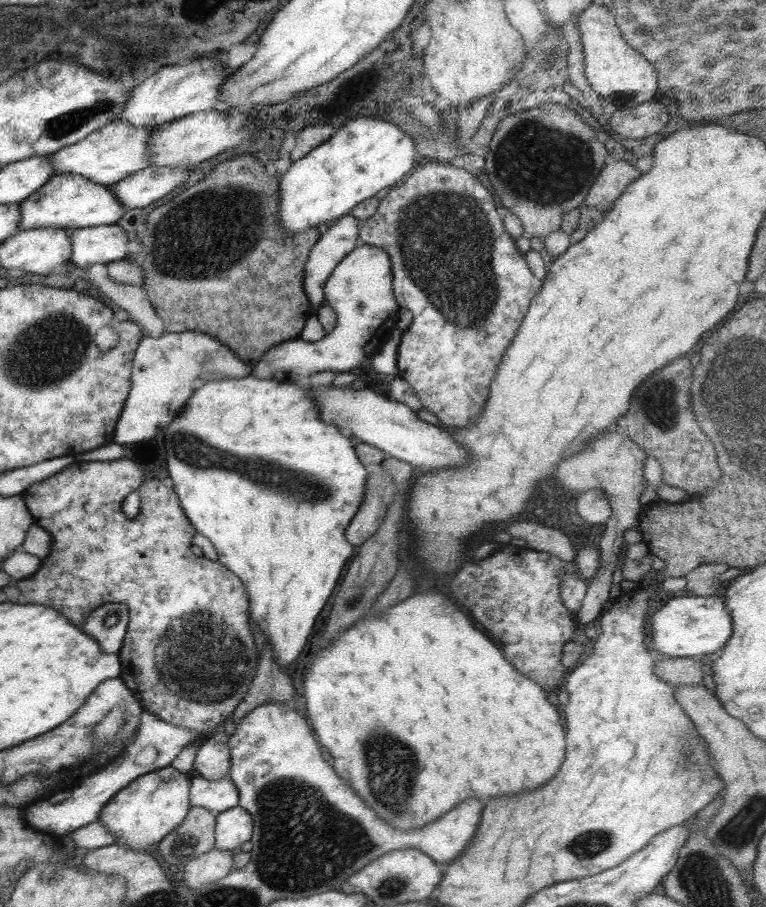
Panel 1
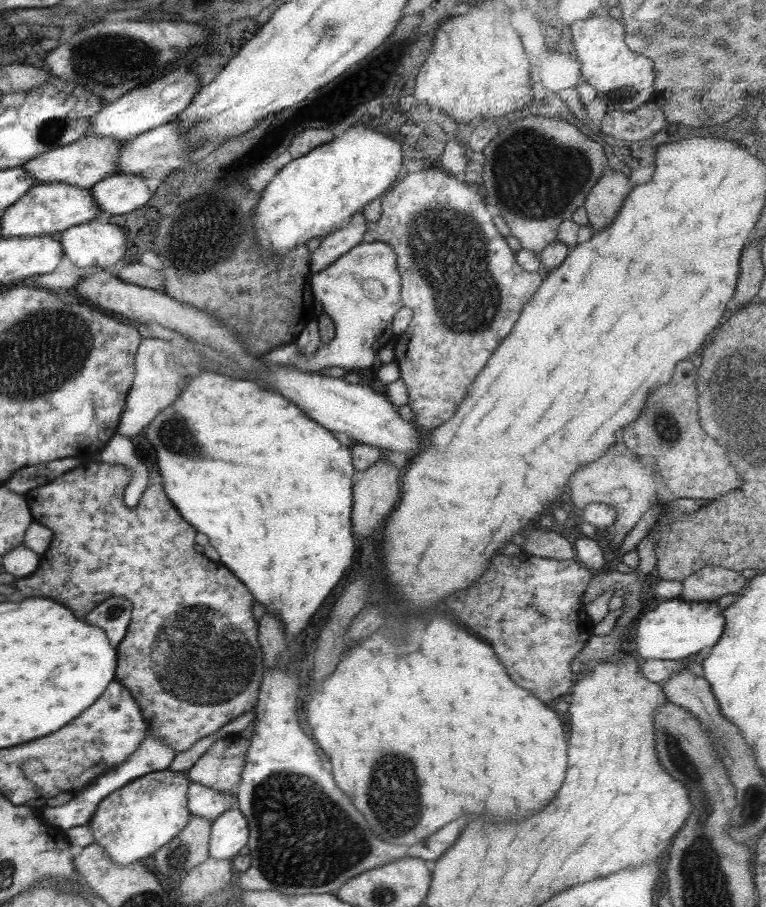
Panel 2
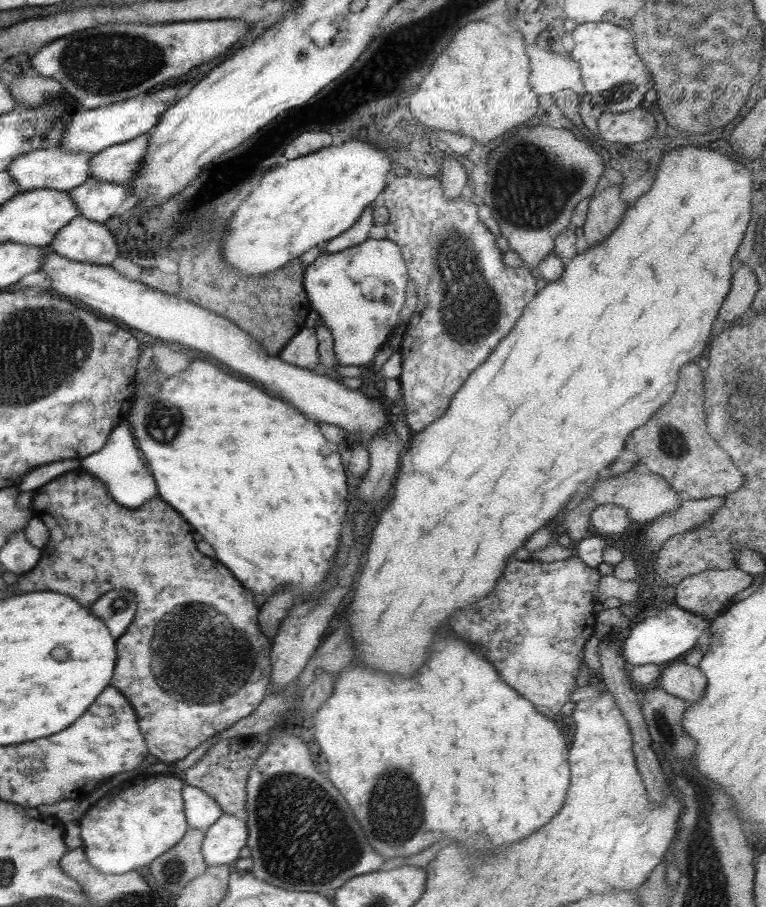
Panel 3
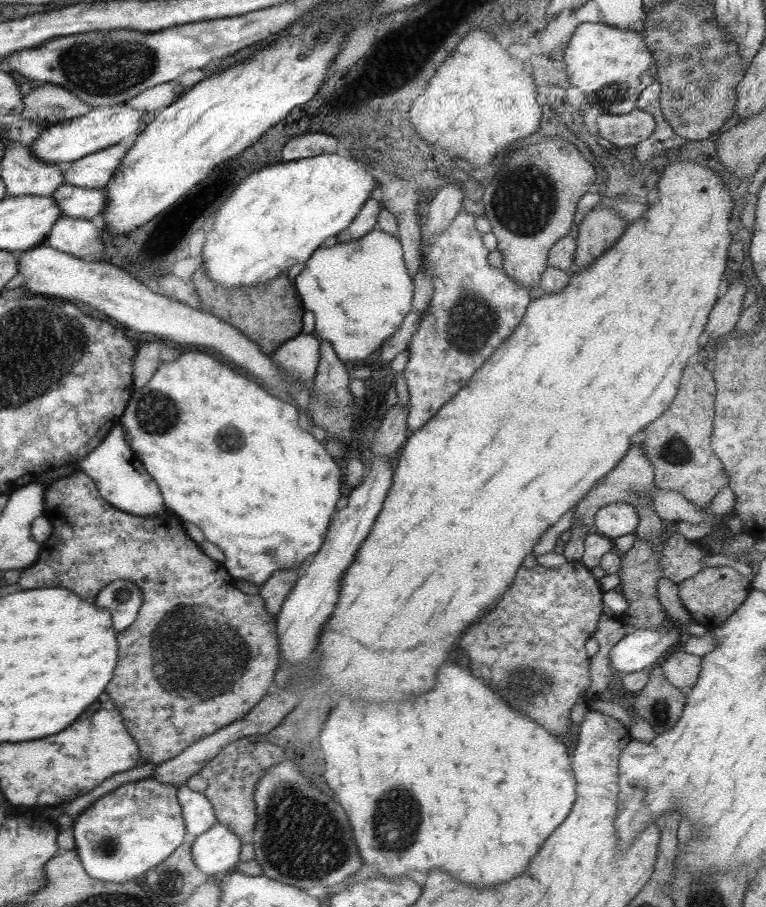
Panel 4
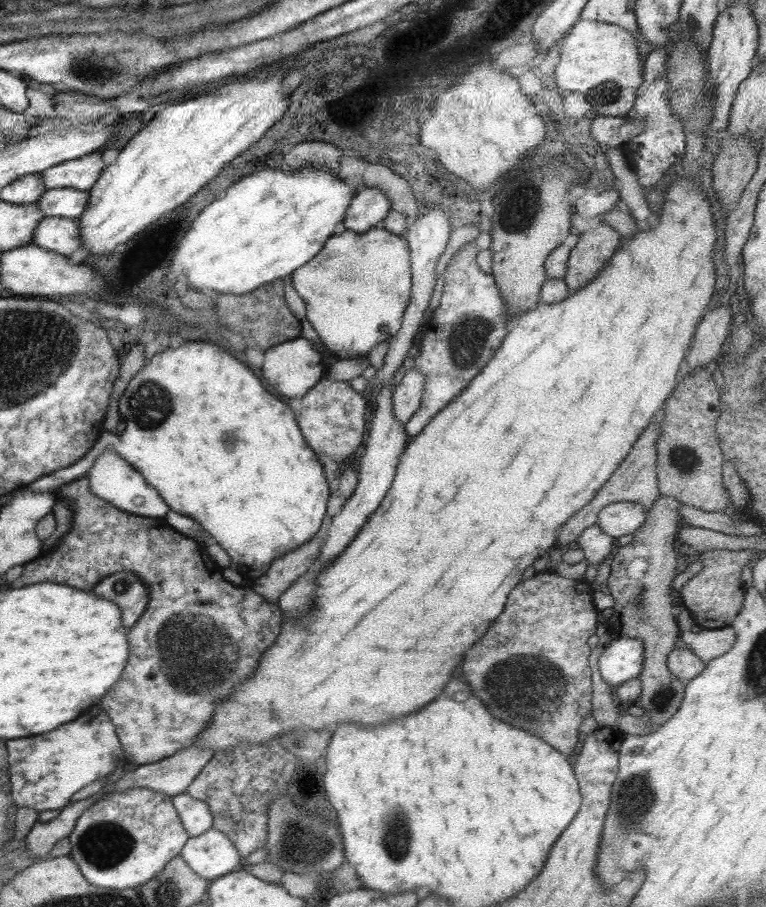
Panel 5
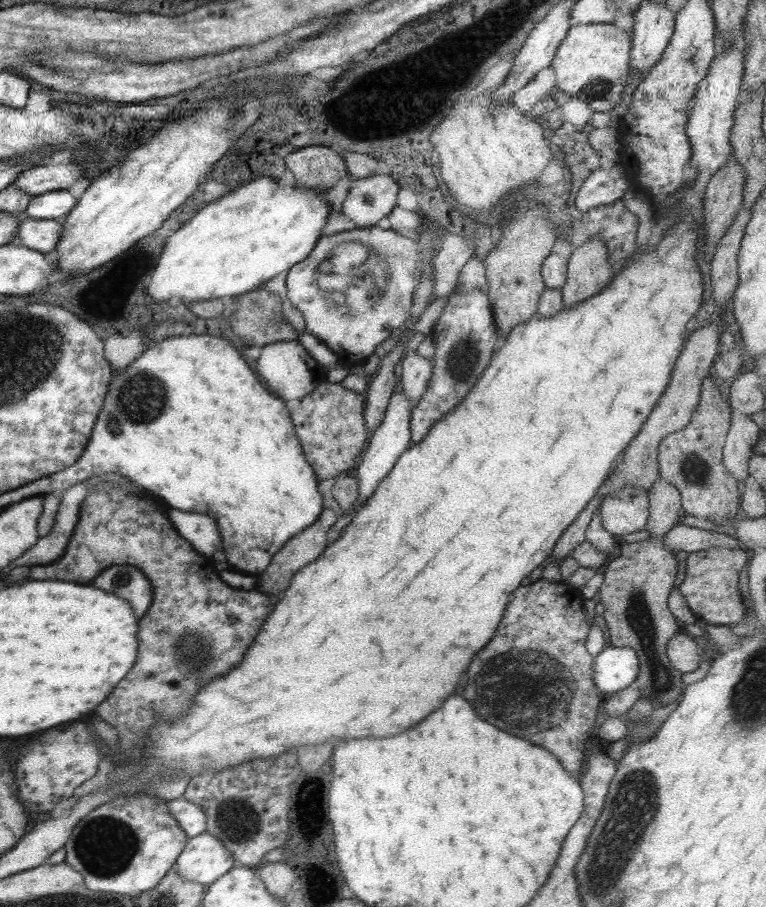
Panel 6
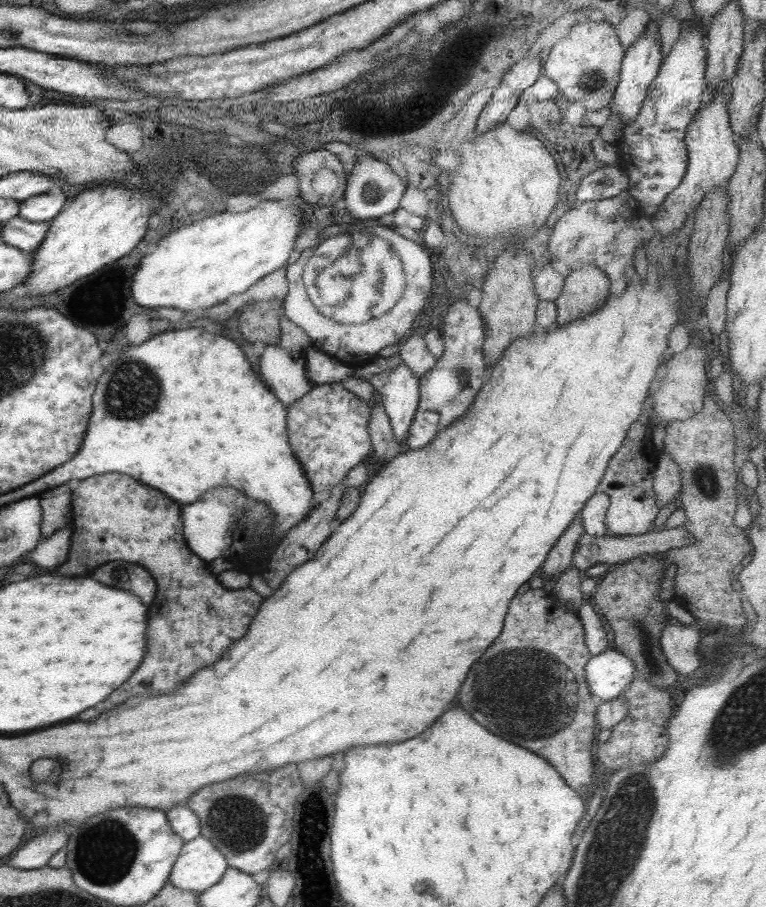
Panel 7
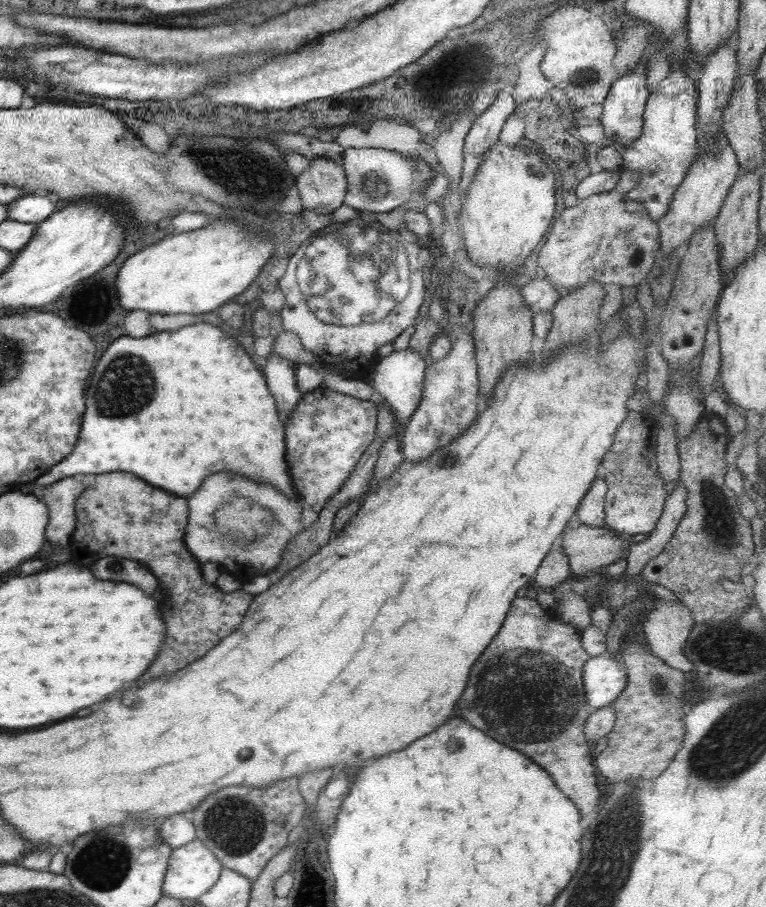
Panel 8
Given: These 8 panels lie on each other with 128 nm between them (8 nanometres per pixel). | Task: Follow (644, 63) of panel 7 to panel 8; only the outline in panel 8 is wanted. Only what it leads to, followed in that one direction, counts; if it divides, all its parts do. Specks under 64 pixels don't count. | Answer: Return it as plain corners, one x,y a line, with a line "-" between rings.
643,68
631,69
627,75
619,77
609,87
609,92
602,103
602,111
597,119
603,126
604,136
611,136
615,138
612,142
621,144
624,148
631,146
631,141
637,139
641,134
641,127
643,127
643,111
645,103
650,96
647,88
645,87
645,72

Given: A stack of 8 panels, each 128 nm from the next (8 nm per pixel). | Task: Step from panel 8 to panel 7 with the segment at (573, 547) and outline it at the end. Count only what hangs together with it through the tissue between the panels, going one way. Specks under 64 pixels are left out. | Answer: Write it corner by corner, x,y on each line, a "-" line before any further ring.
681,527
664,529
659,531
649,530
640,535
618,536
617,534
607,534
605,536
589,536
587,533
581,534
577,538
576,546
573,548
572,564
577,570
586,570
595,564
617,565
619,562
633,559
640,555
661,555
669,548
681,548
694,542
691,533

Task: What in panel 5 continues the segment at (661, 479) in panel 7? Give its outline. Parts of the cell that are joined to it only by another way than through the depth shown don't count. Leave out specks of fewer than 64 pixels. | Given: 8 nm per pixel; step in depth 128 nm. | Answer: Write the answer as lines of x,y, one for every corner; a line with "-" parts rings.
659,494
659,498
647,510
644,523
633,532
633,540
620,547
611,558
604,587
614,601
611,607
613,614
607,619
614,636
637,639
643,645
643,662
638,674
640,693
636,704
657,726
677,712
684,696
685,684
667,670
667,655
678,641
677,631
680,631
669,596
671,582
677,574
675,536
681,525
679,503
671,496

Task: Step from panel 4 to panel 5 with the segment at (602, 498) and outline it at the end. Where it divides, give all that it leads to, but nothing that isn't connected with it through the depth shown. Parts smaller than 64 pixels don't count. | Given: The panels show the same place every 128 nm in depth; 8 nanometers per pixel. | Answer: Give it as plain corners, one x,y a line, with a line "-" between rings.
658,415
644,428
643,432
637,437
637,440
633,443
629,454
621,460
619,466
613,471
613,474
609,476
607,481
601,485
601,488
597,489
593,498
581,507
581,509
575,511
563,526
558,530
558,535
556,538
555,547
560,550
566,549
566,545
570,542
577,541
579,535
587,528
593,524
596,524
596,514
609,503
612,502
637,502
643,506
645,510
645,515
647,515
647,510
653,506
653,502
659,498
660,492
658,491
657,478
655,469
656,458
657,458
657,448
655,443
657,443
657,437
659,434
659,423
661,420

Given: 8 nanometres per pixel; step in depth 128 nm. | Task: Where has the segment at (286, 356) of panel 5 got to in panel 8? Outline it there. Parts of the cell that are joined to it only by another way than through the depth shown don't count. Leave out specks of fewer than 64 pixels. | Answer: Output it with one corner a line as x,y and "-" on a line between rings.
271,353
268,355
264,367
266,387
276,403
277,418
283,424
289,419
291,411
302,395
295,385
294,370
296,365
291,360

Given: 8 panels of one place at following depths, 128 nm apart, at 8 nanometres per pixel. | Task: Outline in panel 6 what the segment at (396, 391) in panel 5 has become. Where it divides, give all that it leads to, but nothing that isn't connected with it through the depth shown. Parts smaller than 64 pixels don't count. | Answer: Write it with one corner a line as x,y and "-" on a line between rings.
405,350
401,356
401,390
405,394
409,408
413,409
421,398
421,394
427,392
428,380
431,378
433,362
430,358
422,357
414,351

